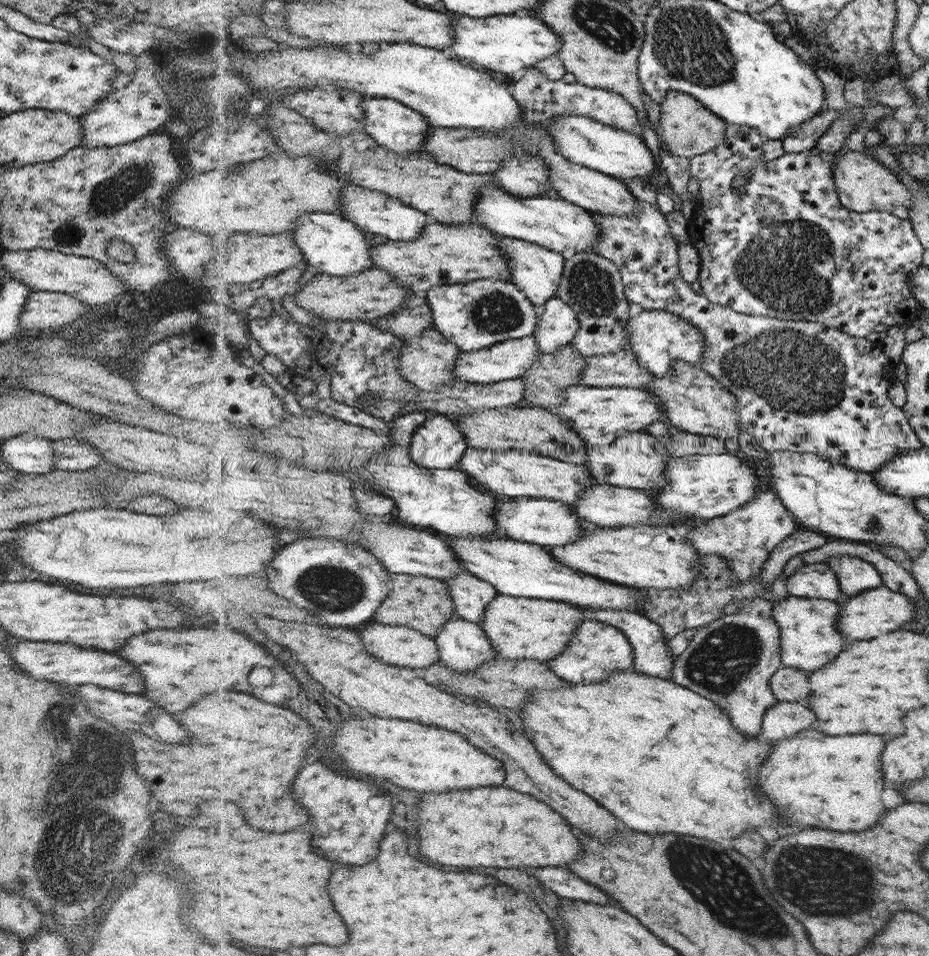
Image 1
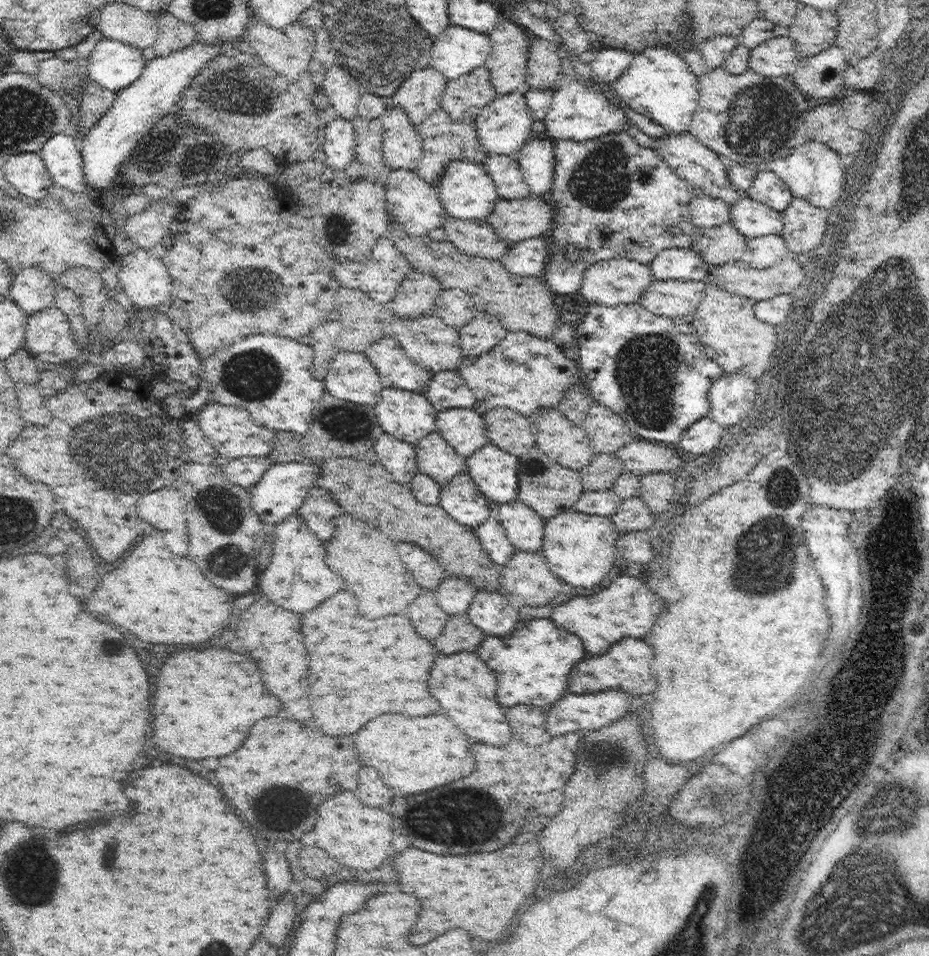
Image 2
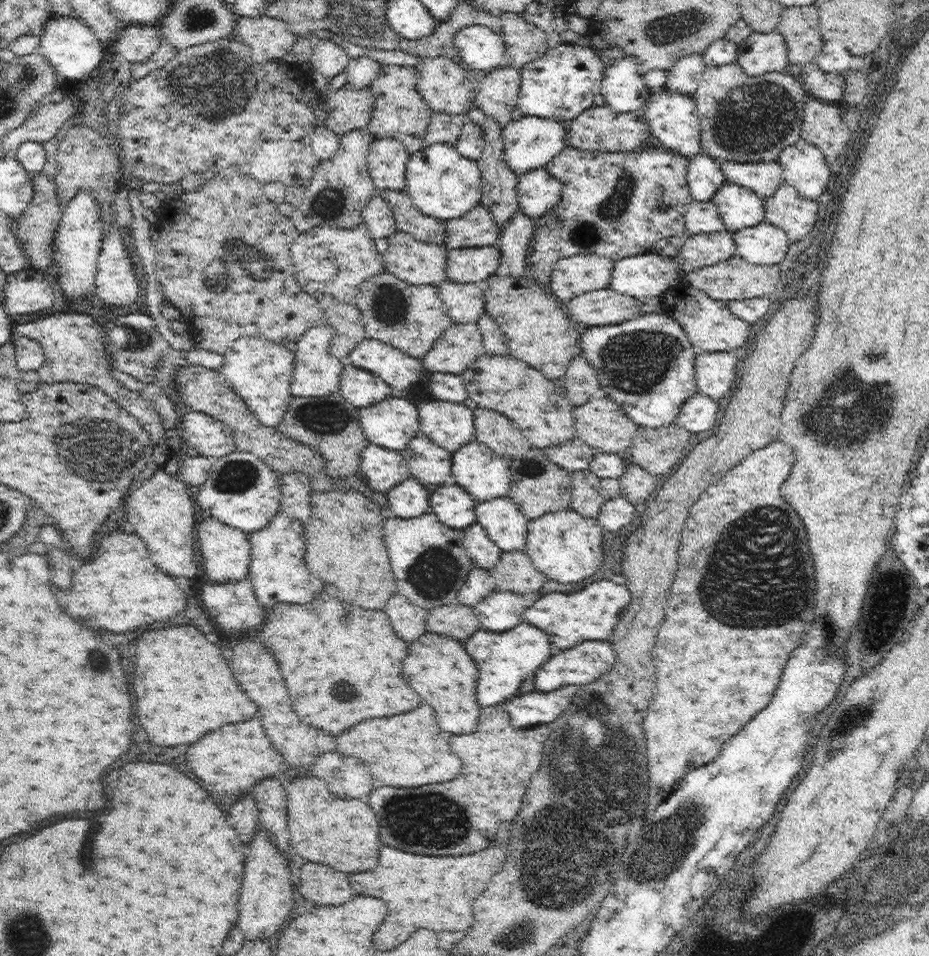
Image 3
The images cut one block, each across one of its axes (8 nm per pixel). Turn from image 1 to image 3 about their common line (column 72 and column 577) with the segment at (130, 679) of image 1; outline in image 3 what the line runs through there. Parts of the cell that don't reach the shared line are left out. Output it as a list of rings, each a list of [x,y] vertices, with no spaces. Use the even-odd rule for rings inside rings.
[[[596,640],[582,642],[570,650],[558,652],[552,658],[548,658],[548,662],[544,662],[544,666],[540,666],[540,670],[536,672],[536,688],[542,692],[550,692],[566,684],[590,684],[612,668],[614,656],[610,642],[596,642]]]

